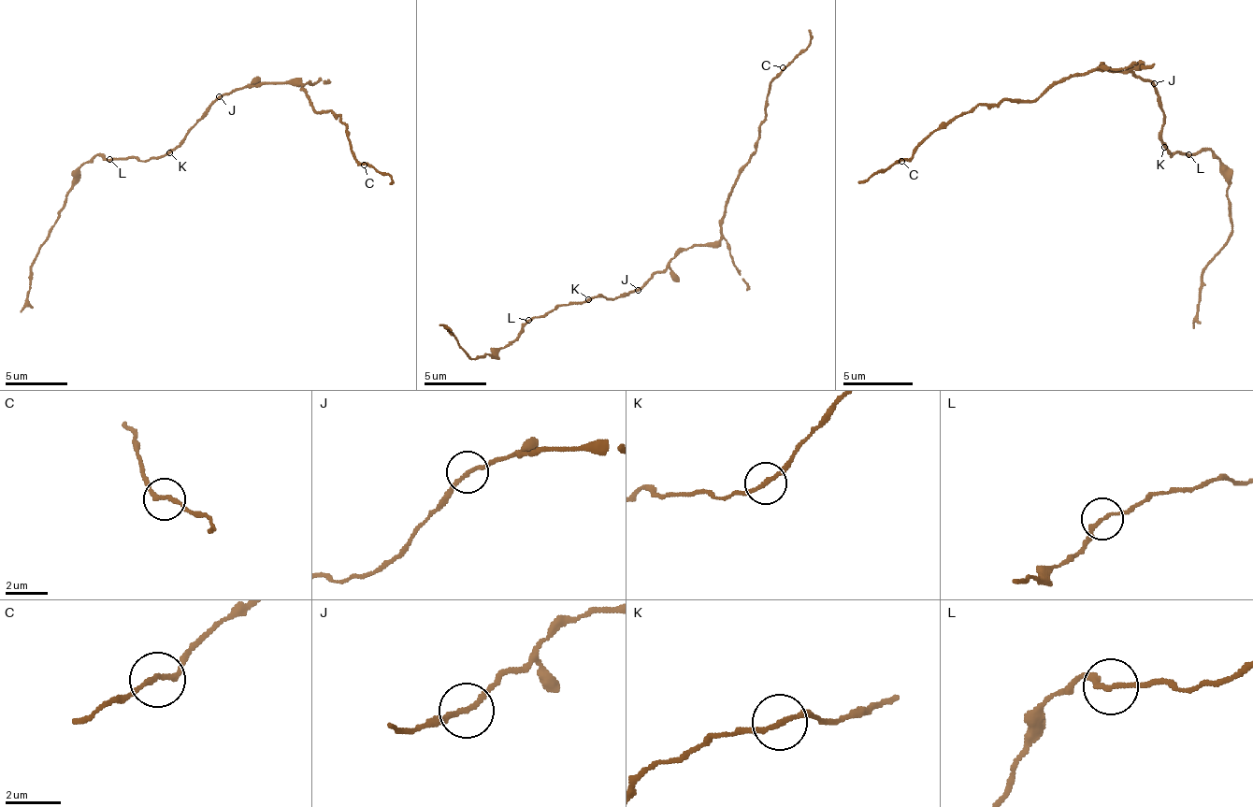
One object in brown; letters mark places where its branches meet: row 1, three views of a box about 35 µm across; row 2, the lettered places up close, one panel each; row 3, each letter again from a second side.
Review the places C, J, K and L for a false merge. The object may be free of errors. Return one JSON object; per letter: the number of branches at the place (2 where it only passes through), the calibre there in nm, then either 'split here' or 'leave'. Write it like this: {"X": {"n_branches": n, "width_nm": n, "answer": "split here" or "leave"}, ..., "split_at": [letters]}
{"C": {"n_branches": 2, "width_nm": 180, "answer": "leave"}, "J": {"n_branches": 2, "width_nm": 160, "answer": "leave"}, "K": {"n_branches": 2, "width_nm": 170, "answer": "leave"}, "L": {"n_branches": 2, "width_nm": 170, "answer": "split here"}, "split_at": ["L"]}

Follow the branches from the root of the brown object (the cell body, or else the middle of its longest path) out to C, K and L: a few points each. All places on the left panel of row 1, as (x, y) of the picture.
C: (222, 96), (256, 84), (302, 84), (318, 112), (339, 115), (349, 150), (364, 165)
K: (222, 96), (169, 152)
L: (222, 96), (163, 155), (151, 155), (145, 162), (110, 158)

